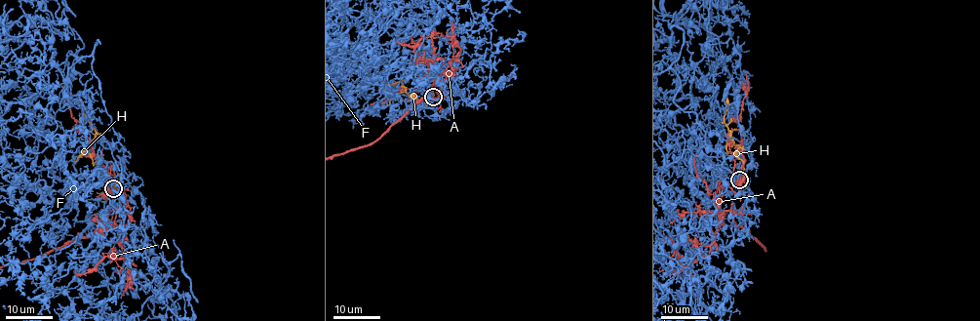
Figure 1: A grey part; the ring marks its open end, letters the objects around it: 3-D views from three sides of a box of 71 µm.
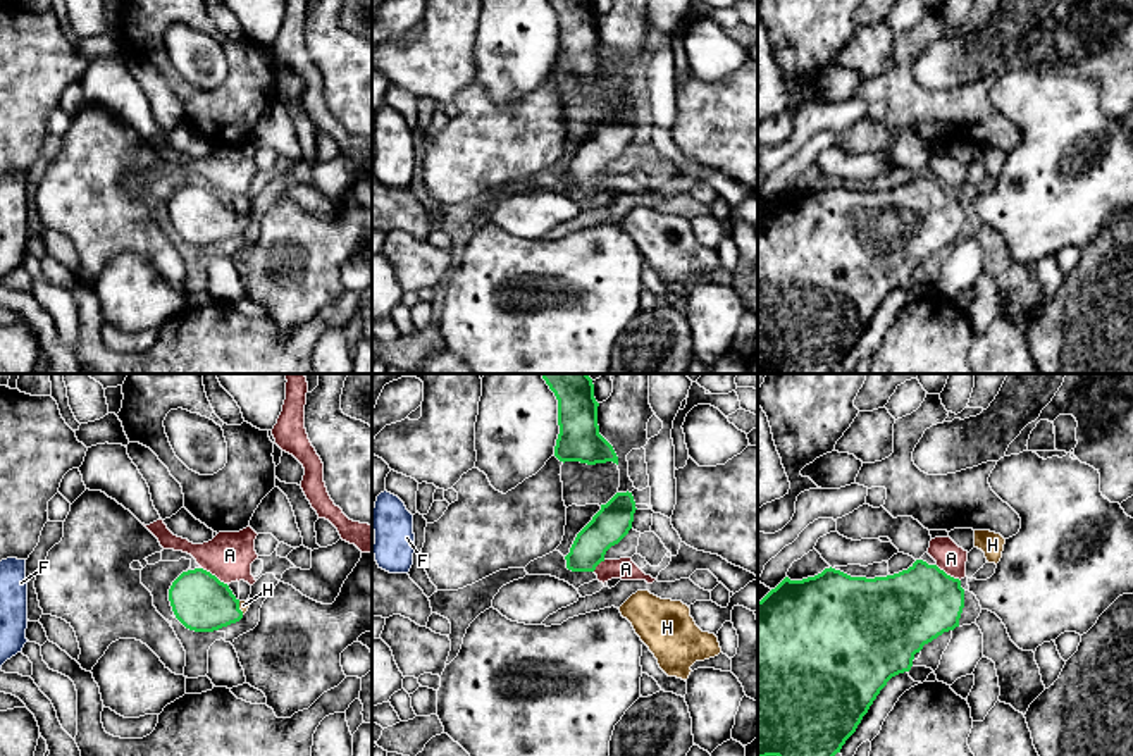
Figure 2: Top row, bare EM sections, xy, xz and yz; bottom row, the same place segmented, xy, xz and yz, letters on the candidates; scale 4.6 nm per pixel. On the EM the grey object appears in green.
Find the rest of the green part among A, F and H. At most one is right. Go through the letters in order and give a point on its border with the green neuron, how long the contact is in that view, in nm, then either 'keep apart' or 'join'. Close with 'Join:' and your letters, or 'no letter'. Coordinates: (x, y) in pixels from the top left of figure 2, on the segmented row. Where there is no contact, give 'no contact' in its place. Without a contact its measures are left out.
A: meets green in xy at (214, 576); contact 150 nm long; keep apart
F: no contact; keep apart
H: meets green in xy at (238, 608); contact 70 nm long; join
Join: H

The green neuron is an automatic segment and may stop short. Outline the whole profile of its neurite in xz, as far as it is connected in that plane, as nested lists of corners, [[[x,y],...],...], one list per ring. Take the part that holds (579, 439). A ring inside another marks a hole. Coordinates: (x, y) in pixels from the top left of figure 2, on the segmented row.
[[[541,374],[558,400],[560,434],[554,456],[587,465],[613,462],[613,446],[599,434],[594,384],[587,374]]]

